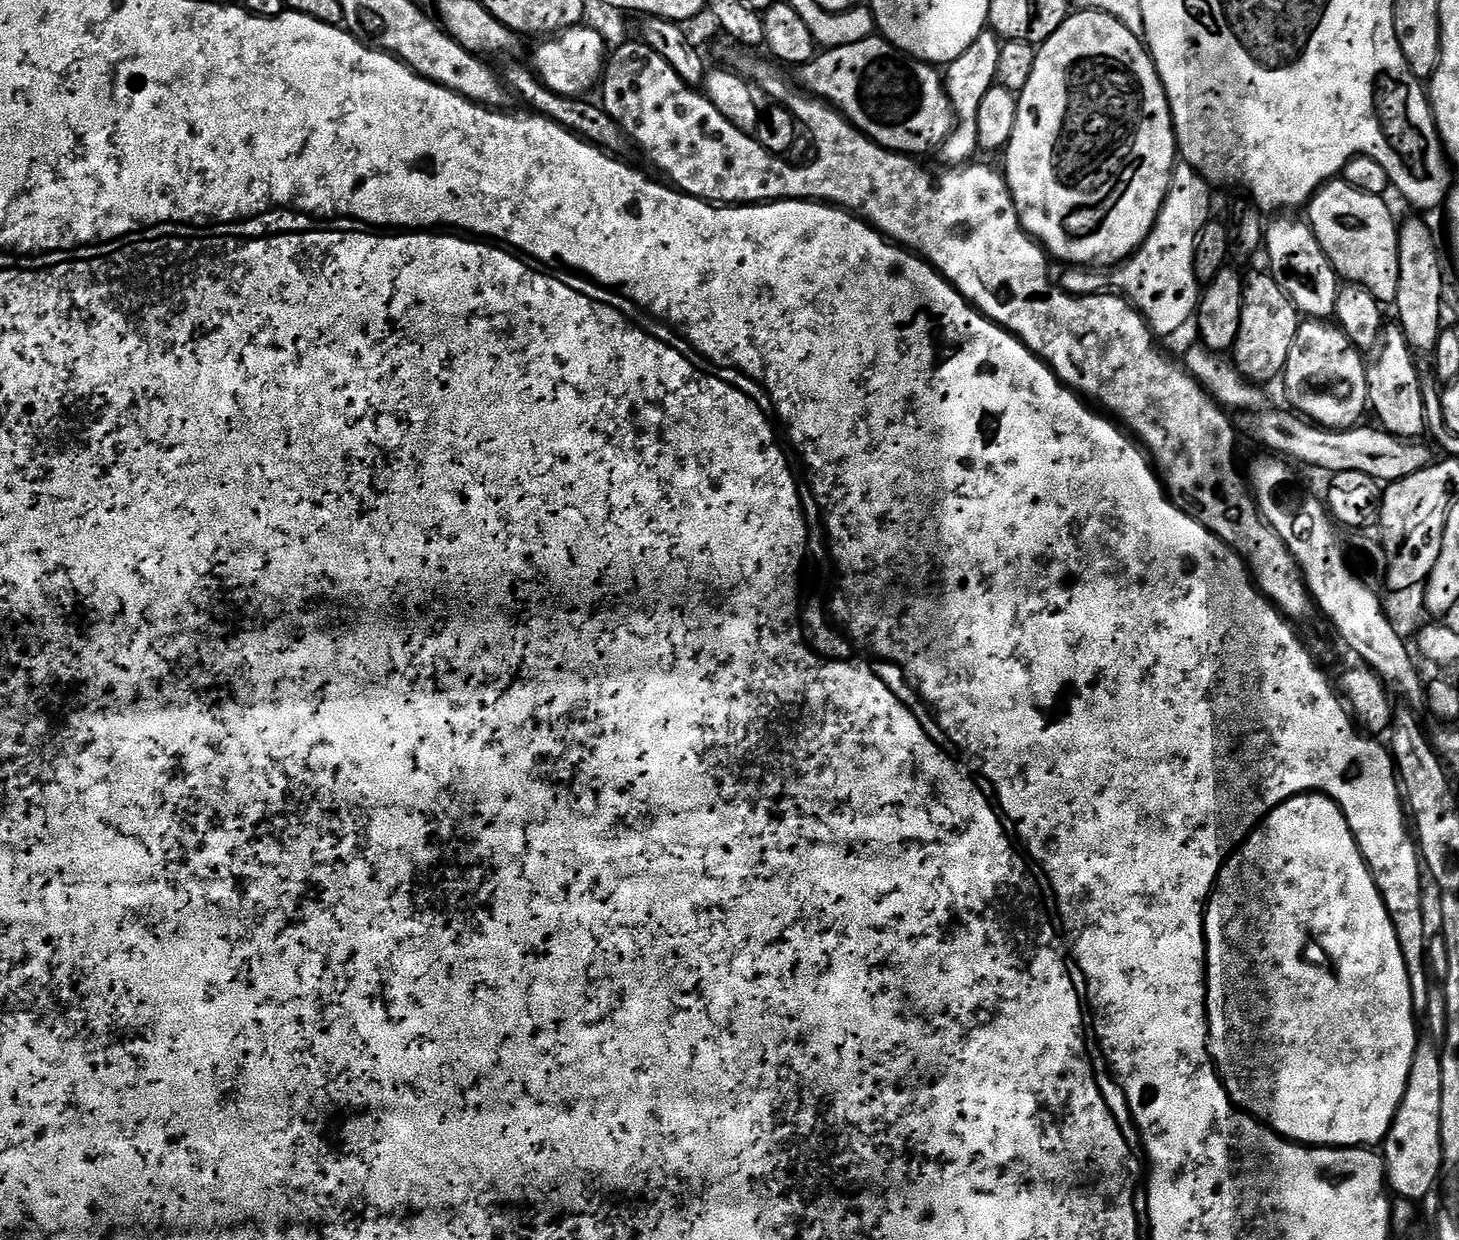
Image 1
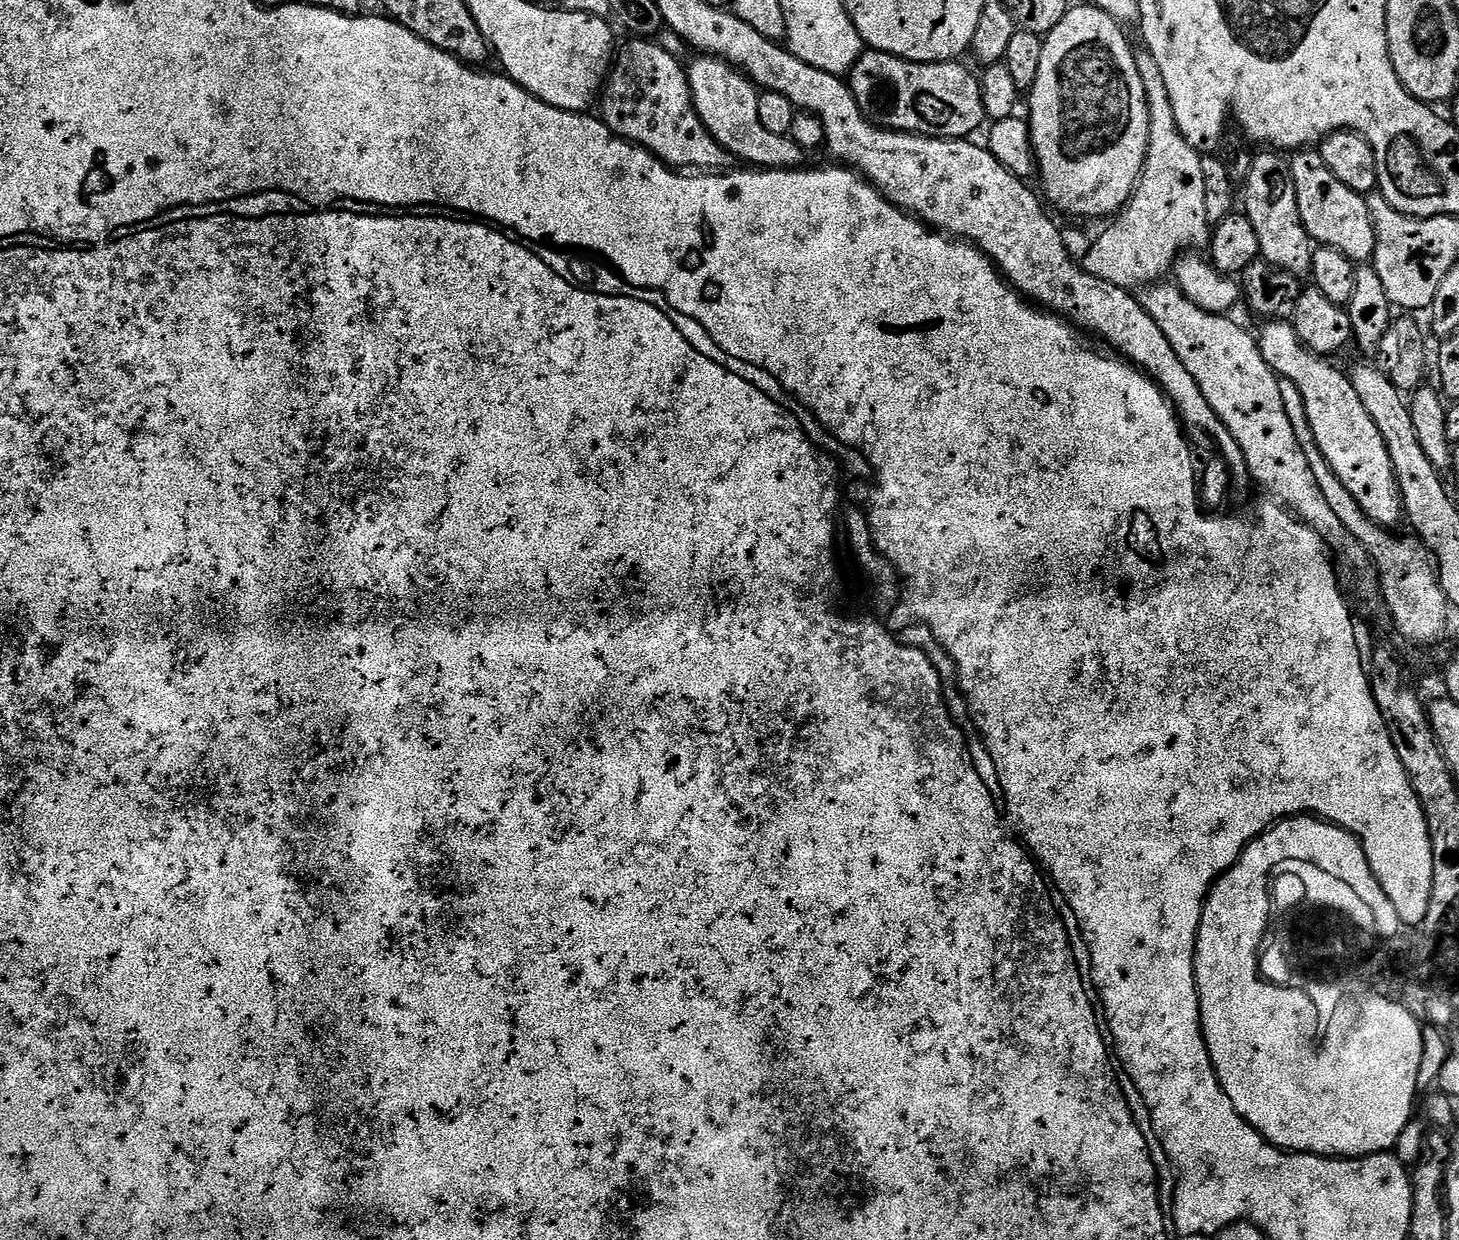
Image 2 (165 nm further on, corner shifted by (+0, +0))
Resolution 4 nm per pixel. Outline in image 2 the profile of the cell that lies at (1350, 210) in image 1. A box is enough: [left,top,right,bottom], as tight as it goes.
[1291,150,1376,262]

